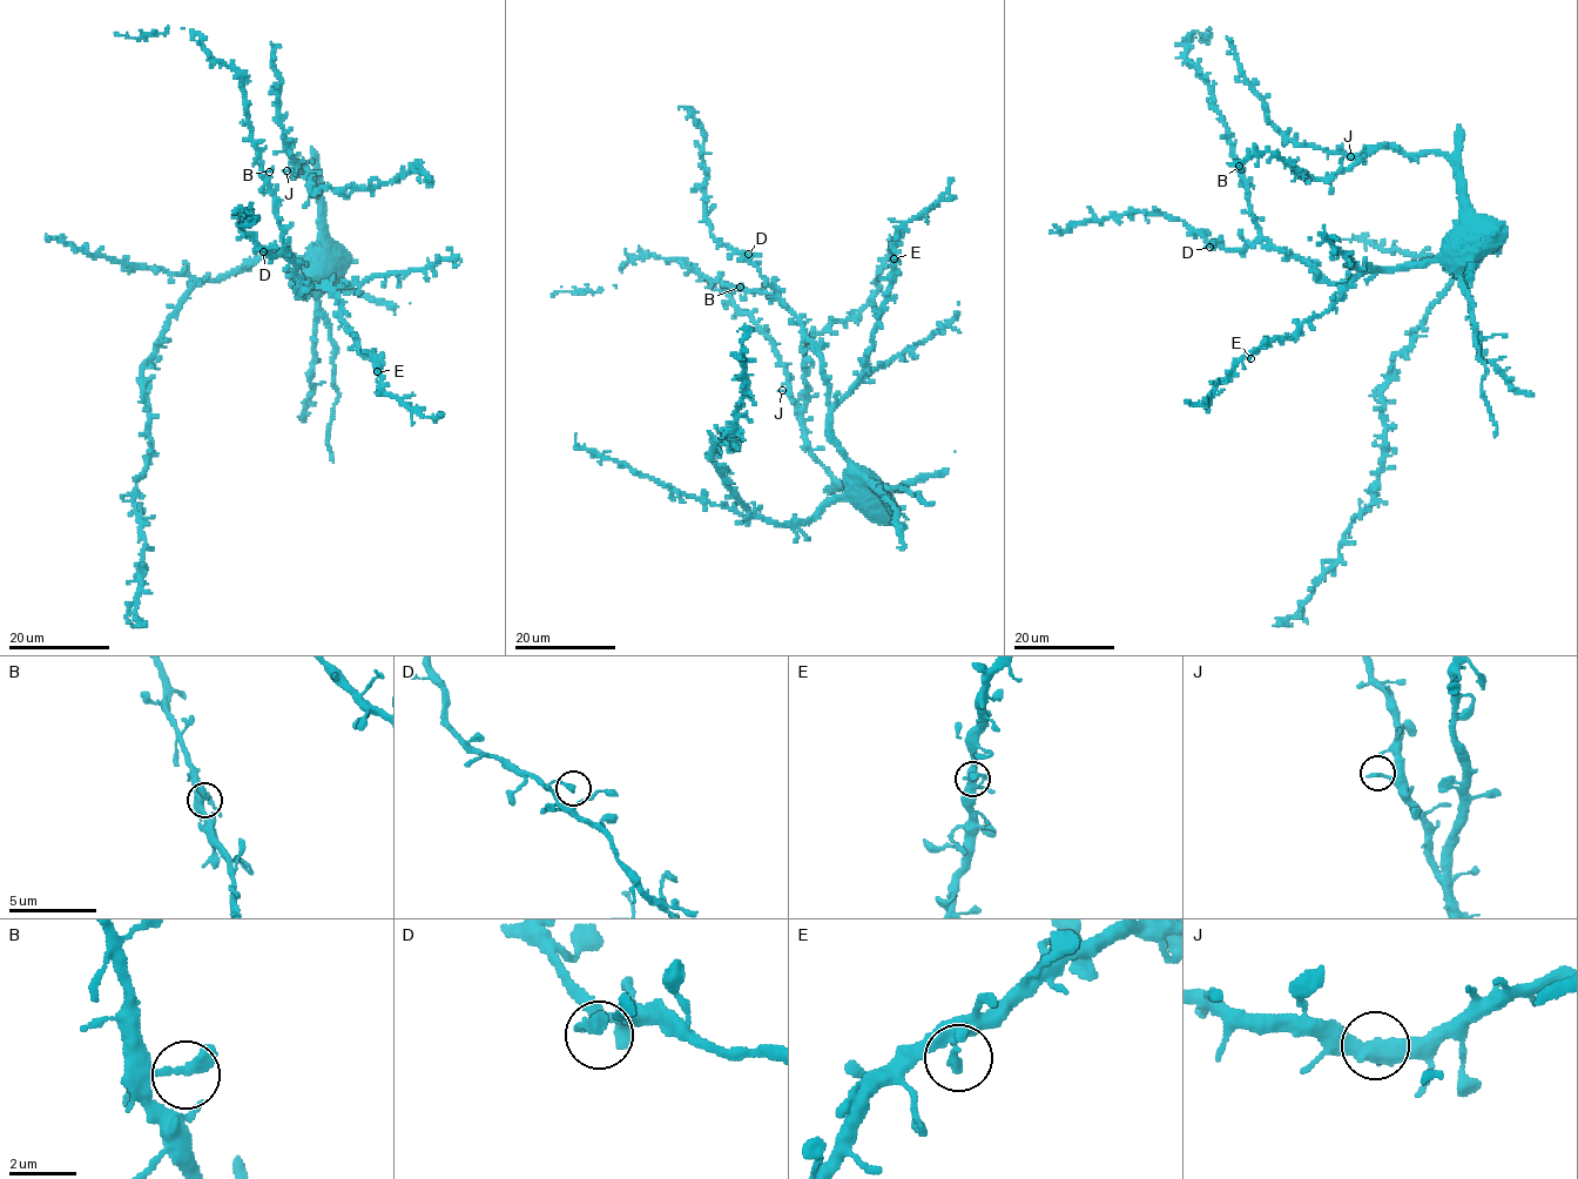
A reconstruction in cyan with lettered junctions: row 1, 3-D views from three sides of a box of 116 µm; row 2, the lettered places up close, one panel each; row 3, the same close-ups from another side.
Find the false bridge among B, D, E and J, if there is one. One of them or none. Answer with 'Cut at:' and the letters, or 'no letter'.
Cut at: no letter

